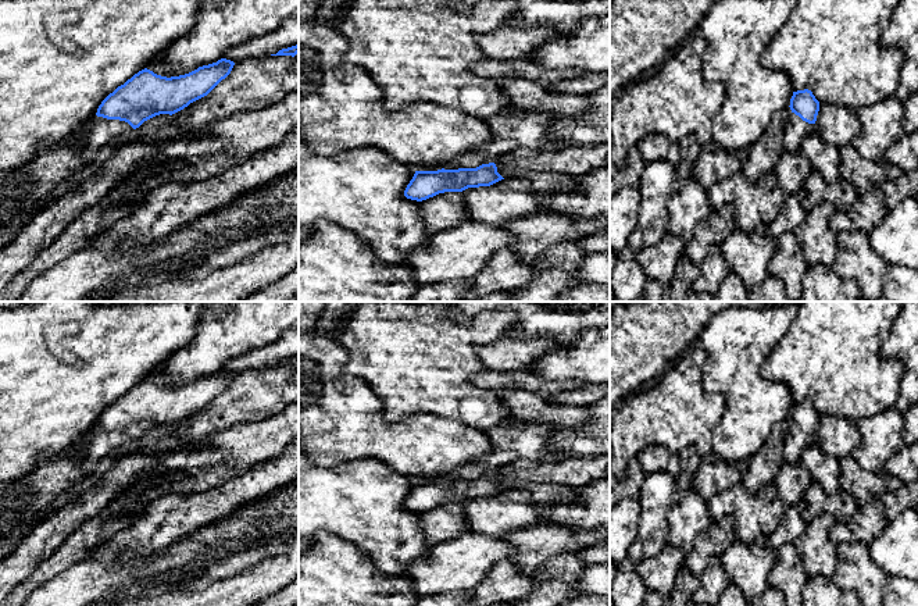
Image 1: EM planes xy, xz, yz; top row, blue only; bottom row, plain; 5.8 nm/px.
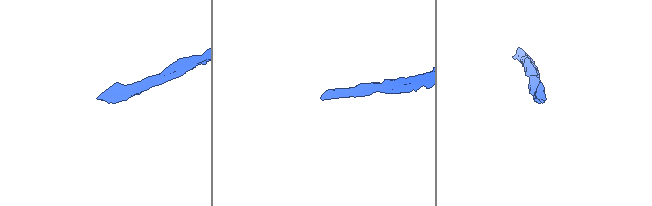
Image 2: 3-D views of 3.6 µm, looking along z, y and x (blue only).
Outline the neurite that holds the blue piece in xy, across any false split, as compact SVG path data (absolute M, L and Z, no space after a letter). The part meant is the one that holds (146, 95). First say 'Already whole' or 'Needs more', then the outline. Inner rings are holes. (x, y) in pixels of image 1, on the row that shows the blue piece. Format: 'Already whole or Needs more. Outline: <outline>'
Needs more. Outline: M221 58L217 63L199 67L197 69L179 76L161 76L147 68L135 74L101 101L96 115L89 120L86 126L75 132L86 132L83 150L86 167L89 170L93 167L96 156L104 146L131 133L144 121L160 114L172 115L187 107L190 103L207 96L222 79L231 74L233 65L233 61Z

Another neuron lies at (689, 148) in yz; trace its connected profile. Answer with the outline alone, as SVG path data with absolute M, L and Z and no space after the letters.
M694 135L686 136L679 143L681 163L676 167L675 190L685 185L693 177L694 163L701 152L701 146Z

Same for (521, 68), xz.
M486 58L485 61L472 64L469 69L475 75L487 79L525 79L542 83L544 86L575 79L585 72L579 68L550 69L525 58L511 61Z

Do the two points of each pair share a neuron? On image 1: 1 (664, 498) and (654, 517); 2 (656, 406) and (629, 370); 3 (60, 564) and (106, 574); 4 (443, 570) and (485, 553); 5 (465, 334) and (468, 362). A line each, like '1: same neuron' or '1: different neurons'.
1: same neuron
2: different neurons
3: different neurons
4: same neuron
5: same neuron

